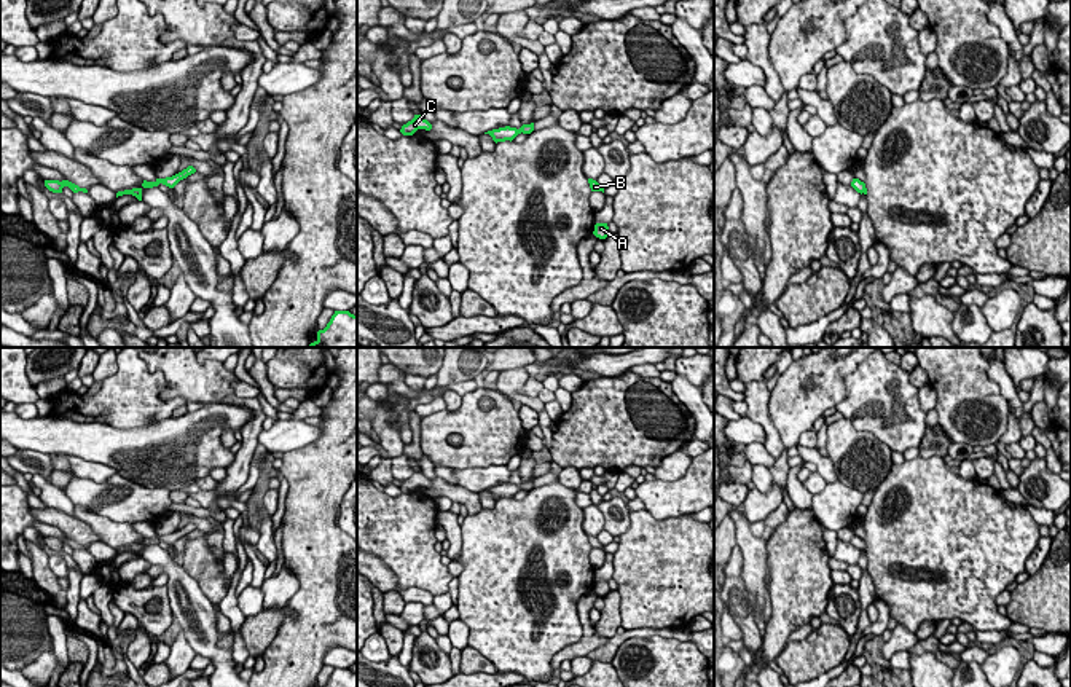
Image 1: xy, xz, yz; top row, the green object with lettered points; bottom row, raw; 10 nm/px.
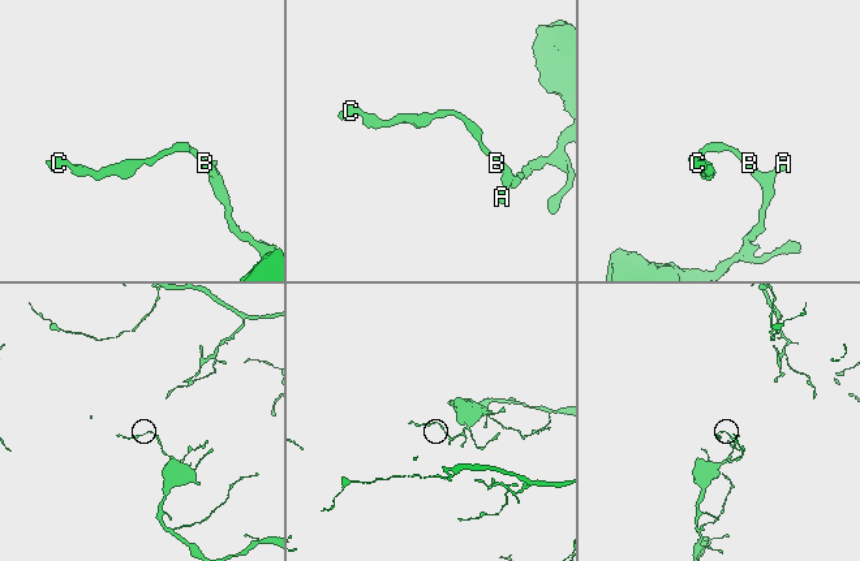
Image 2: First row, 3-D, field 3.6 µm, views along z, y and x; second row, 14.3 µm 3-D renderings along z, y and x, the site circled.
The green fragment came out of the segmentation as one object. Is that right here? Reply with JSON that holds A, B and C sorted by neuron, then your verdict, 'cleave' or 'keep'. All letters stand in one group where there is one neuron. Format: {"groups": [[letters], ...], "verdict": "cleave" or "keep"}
{"groups": [["A", "B"], ["C"]], "verdict": "cleave"}

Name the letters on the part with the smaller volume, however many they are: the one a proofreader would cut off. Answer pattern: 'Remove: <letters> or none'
Remove: C

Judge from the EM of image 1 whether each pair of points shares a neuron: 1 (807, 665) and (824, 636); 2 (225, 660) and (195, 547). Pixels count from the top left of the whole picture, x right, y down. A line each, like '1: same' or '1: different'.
1: same
2: different

